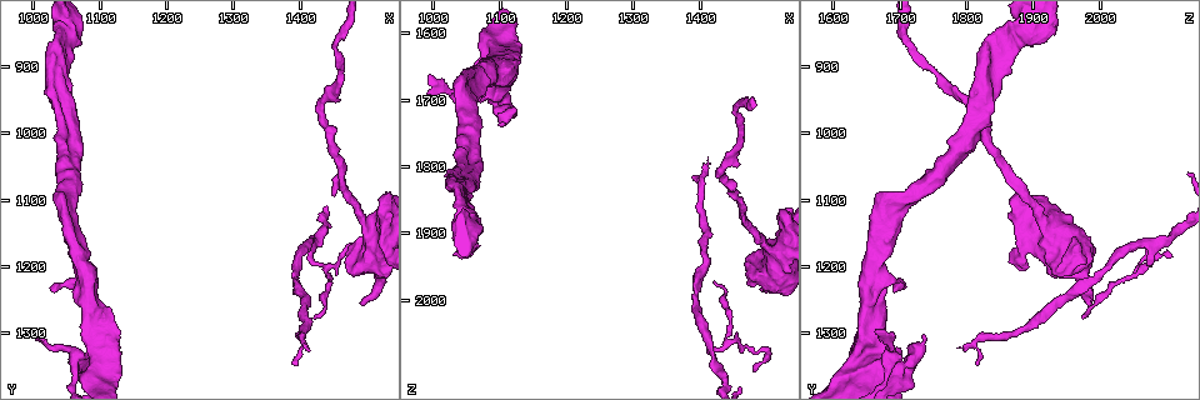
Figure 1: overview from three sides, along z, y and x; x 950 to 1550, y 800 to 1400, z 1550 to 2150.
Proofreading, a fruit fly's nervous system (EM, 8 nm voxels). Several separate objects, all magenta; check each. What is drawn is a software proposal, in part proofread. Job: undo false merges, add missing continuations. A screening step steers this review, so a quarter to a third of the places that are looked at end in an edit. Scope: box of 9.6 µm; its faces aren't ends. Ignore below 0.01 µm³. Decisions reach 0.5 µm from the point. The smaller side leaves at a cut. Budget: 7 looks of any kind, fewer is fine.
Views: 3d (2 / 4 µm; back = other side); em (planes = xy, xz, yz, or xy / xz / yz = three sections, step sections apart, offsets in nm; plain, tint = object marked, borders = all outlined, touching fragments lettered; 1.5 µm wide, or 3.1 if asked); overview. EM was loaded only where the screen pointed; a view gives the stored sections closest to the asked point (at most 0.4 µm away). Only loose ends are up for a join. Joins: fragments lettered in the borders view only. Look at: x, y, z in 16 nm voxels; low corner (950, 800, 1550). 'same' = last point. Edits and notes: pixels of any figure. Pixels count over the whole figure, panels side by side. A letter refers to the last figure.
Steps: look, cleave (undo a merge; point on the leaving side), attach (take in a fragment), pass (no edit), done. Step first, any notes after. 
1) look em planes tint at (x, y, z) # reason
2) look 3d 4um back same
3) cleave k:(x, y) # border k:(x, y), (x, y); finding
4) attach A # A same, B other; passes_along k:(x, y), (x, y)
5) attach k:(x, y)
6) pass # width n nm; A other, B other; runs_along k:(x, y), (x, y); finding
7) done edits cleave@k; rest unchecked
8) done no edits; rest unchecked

look em planes tint at (1415, 1165, 2065) # branch point

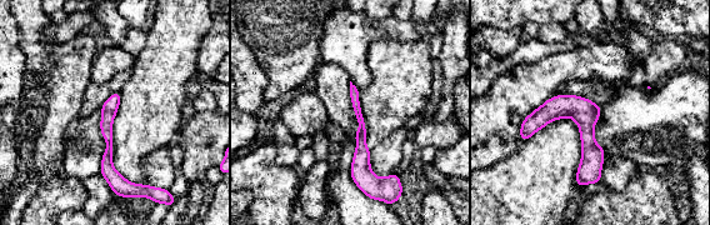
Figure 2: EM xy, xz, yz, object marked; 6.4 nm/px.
look em planes borders same # what lies round it

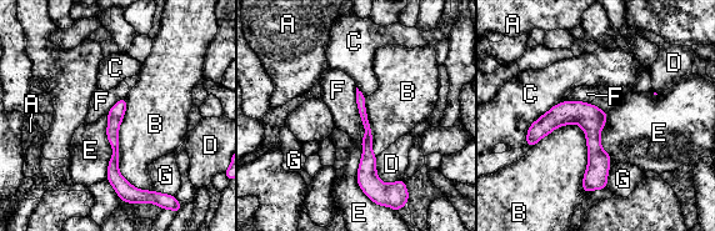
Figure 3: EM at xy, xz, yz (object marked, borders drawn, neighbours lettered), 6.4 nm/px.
pass # longest_contact B 460 nm; A other, B other, C other, D other, E other, F other, G other; runs_along 3:(123, 101), (114, 122), (120, 191); one neuron here

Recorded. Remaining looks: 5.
look 3d 4um at (1490, 1260, 1990) # an open end

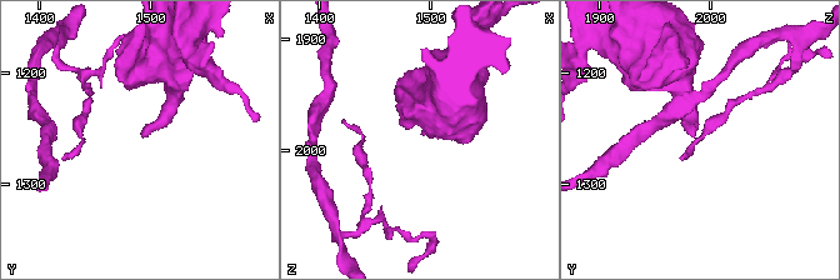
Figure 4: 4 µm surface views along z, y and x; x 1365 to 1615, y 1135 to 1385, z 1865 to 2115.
look em xy step 4 tint at (1496, 1258, 1986) # shape alone is not enough

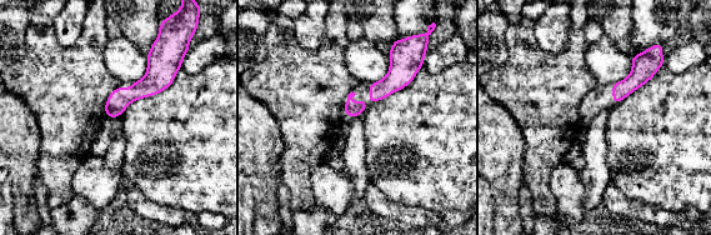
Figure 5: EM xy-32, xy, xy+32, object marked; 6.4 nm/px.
look em planes borders same # cut it another way

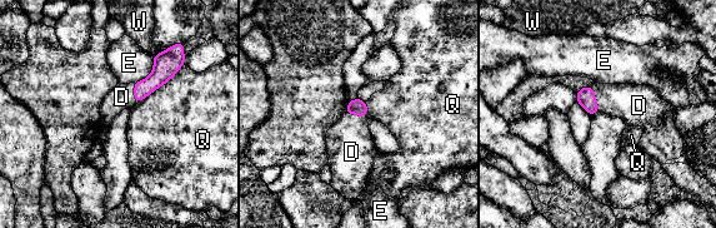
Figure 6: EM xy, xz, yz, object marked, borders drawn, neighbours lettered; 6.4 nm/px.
attach D # D same, E other, Q other, W other; passes_along 6:(585, 97), (594, 98), (631, 103); the neuron continues

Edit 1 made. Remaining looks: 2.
look 3d 4um at (1110, 1335, 1720) # calibre changes

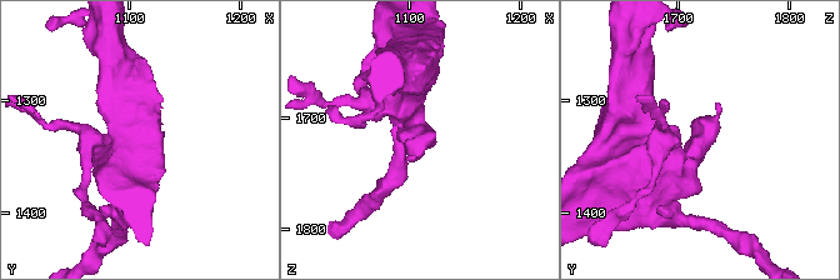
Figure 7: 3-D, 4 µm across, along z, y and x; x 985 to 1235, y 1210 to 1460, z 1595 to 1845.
look em planes borders at (1106, 1334, 1722)

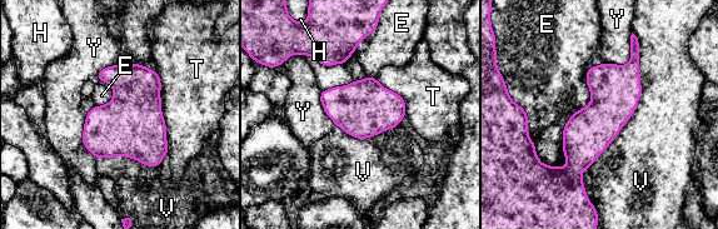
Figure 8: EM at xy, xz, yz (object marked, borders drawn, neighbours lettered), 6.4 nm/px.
pass # E other, H other, T other, V other, Y other; runs_along 8:(634, 48), (574, 184); continuous, no second neuron

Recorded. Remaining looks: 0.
done edits attach@6; rest unchecked

